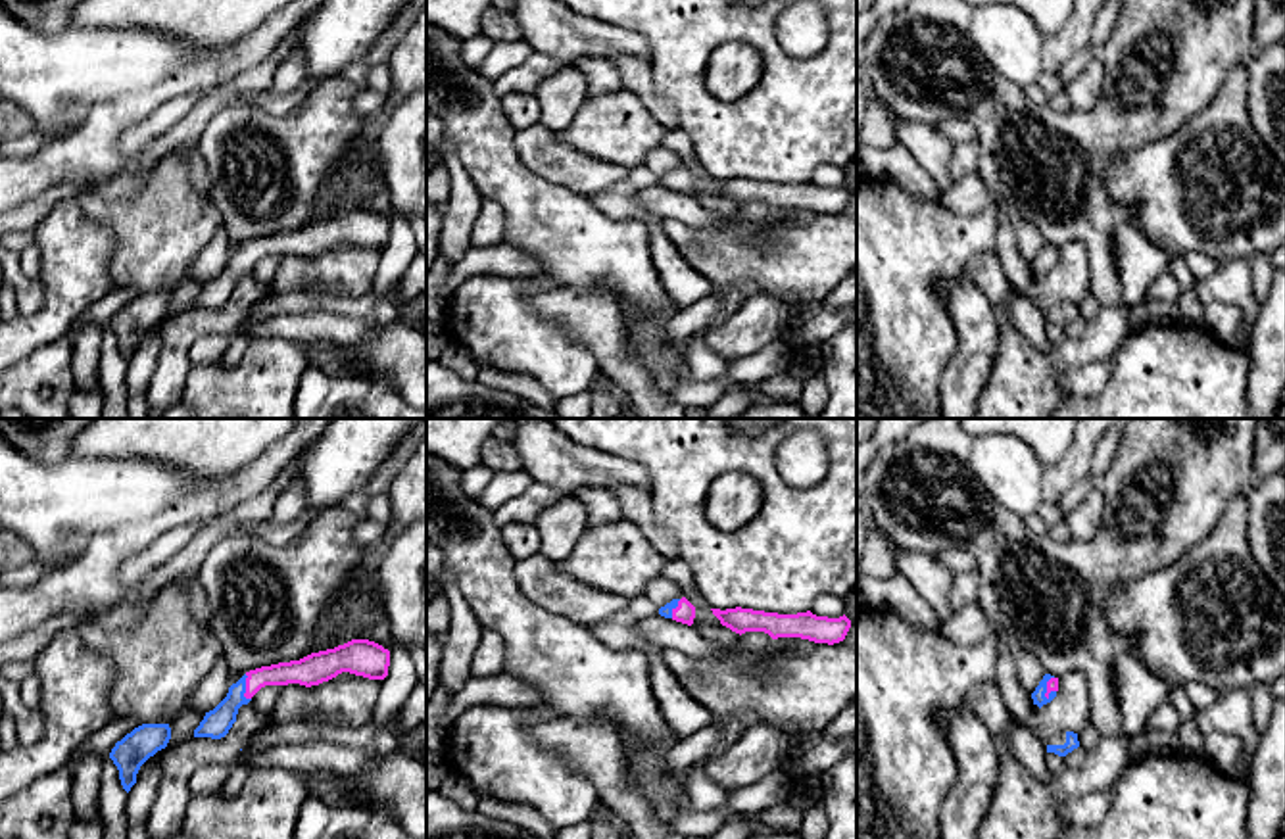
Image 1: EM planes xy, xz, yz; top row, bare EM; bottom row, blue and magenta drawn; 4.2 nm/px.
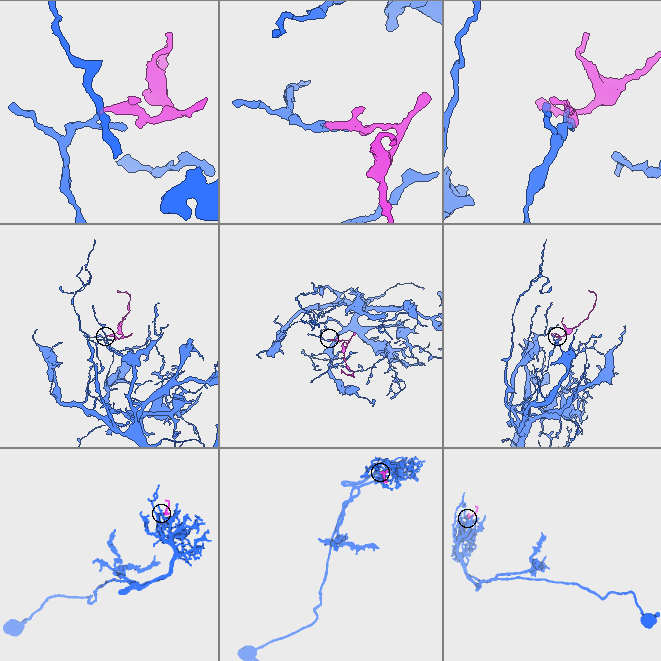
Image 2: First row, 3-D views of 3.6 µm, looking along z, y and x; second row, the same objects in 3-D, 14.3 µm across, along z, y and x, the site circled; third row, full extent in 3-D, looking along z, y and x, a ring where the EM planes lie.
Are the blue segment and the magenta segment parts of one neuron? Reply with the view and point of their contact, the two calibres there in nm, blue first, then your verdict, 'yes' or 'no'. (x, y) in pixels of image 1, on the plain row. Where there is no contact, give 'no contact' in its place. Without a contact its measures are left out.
xy (244, 258) | 120/100 nm | yes

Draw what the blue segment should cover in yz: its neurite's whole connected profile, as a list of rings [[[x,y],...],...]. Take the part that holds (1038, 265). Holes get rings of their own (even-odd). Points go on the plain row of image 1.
[[[1045,244],[1035,261],[1031,263],[1033,275],[1039,278],[1051,273],[1058,261],[1058,248]]]

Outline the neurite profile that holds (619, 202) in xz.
[[[645,165],[632,167],[622,182],[595,194],[594,204],[601,213],[613,219],[640,219],[649,227],[659,225],[661,219],[647,213],[636,202],[636,194],[647,186],[659,184],[659,179],[661,177]]]

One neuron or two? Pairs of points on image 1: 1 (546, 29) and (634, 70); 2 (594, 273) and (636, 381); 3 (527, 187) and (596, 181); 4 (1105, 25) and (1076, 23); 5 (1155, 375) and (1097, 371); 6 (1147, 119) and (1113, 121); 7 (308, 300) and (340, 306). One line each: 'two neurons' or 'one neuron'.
1: two neurons
2: two neurons
3: two neurons
4: two neurons
5: two neurons
6: one neuron
7: one neuron

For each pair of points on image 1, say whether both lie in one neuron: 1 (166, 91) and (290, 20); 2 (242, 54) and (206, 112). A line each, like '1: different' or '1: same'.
1: same
2: different

